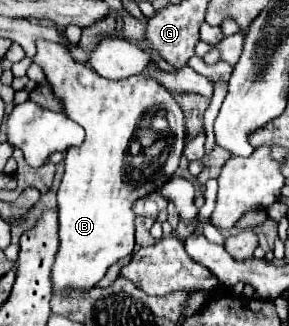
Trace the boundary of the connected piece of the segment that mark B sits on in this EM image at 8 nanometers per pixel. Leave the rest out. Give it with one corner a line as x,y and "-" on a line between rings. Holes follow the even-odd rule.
37,41
37,55
33,57
33,61
37,65
41,65
41,69
47,75
47,81
53,85
55,95
61,99
63,107
65,107
65,115
71,117
77,125
81,125
87,133
85,141
81,147
71,147
65,155
65,175
57,193
57,201
59,201
59,251
53,263
53,271
51,271
51,279
53,279
53,287
81,287
81,289
91,289
107,271
109,265
113,265
115,261
131,255
133,245
135,245
135,213
131,211
133,203
137,199
153,193
155,189
159,189
177,169
181,153
183,153
183,135
185,135
185,121
183,121
183,111
177,105
177,101
173,99
173,95
155,79
151,77
143,77
143,73
139,75
131,75
127,79
121,81
107,81
101,79
91,67
87,65
79,65
71,59
69,51
59,45
59,43
51,43
51,41
-
137,127
151,127
157,129
155,135
159,135
155,139
153,145
149,145
145,151
149,153
149,149
153,149
153,173
147,173
145,177
141,177
143,181
135,183
133,177
127,175
127,149
131,145
131,139
135,137

